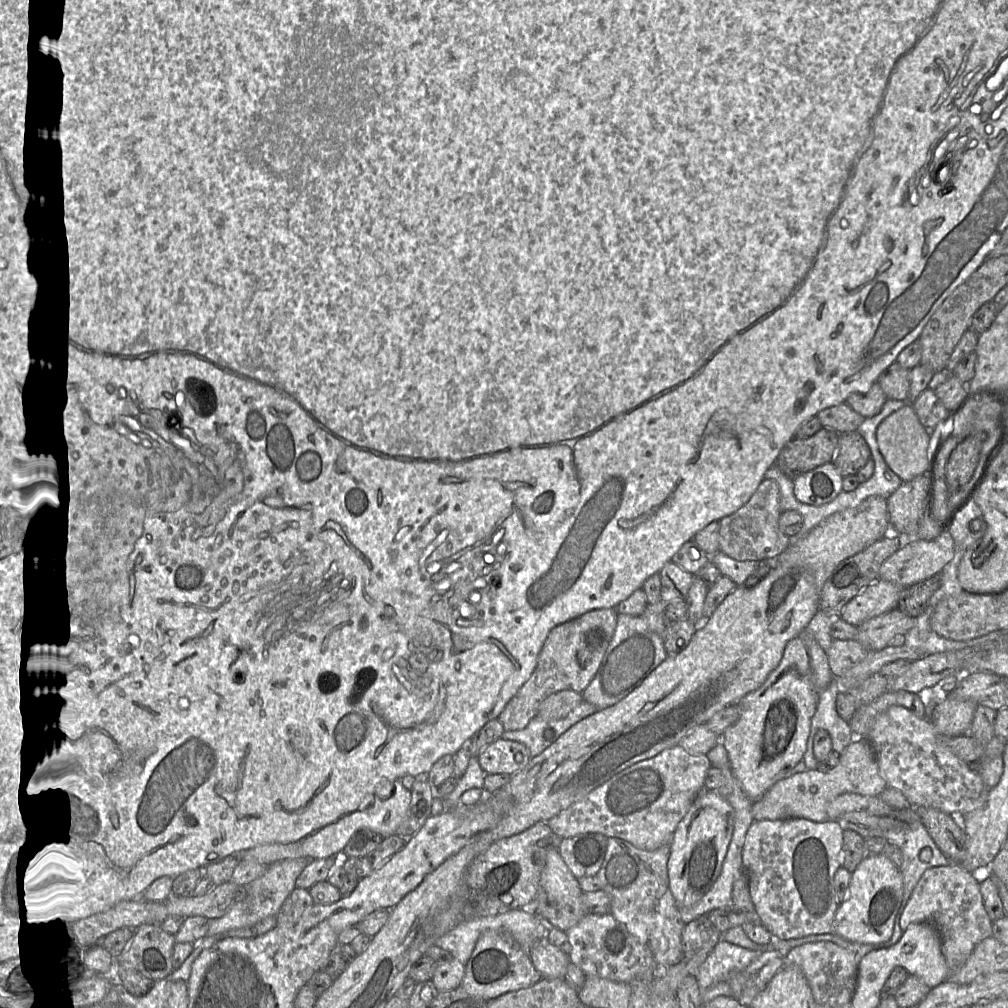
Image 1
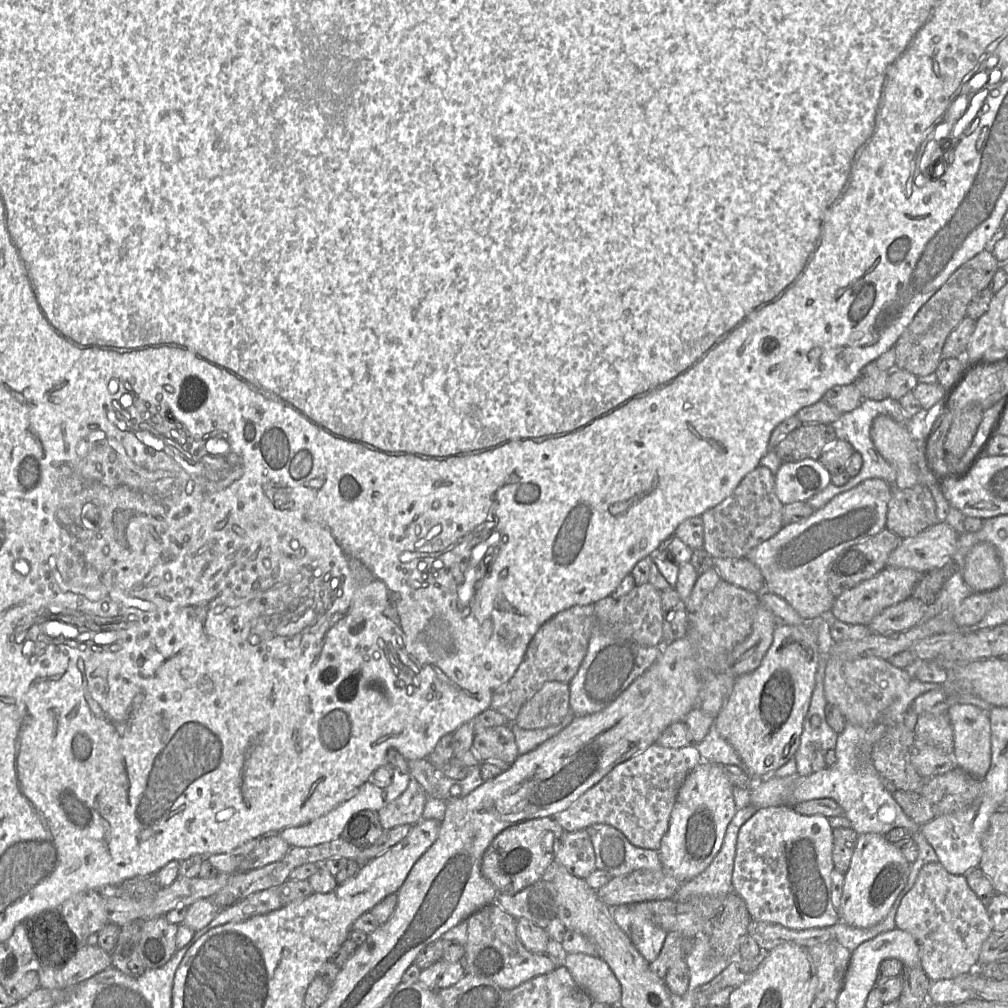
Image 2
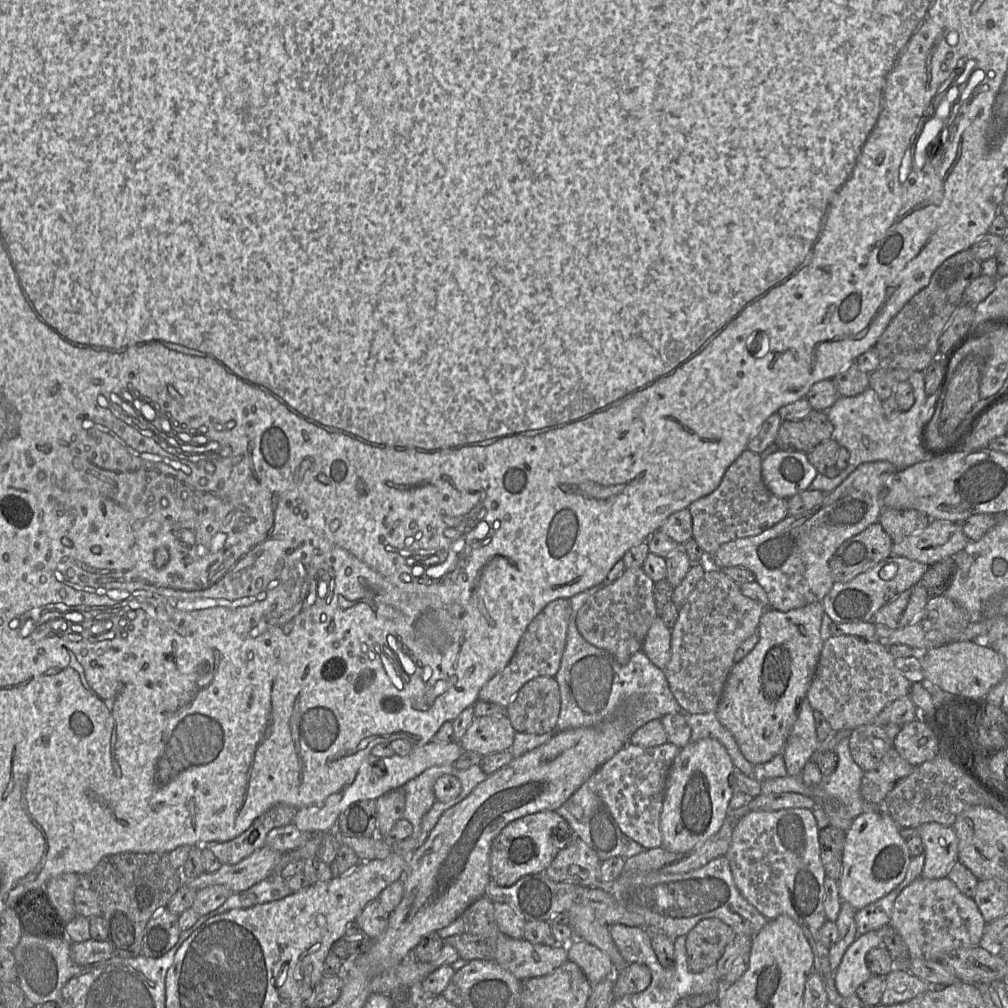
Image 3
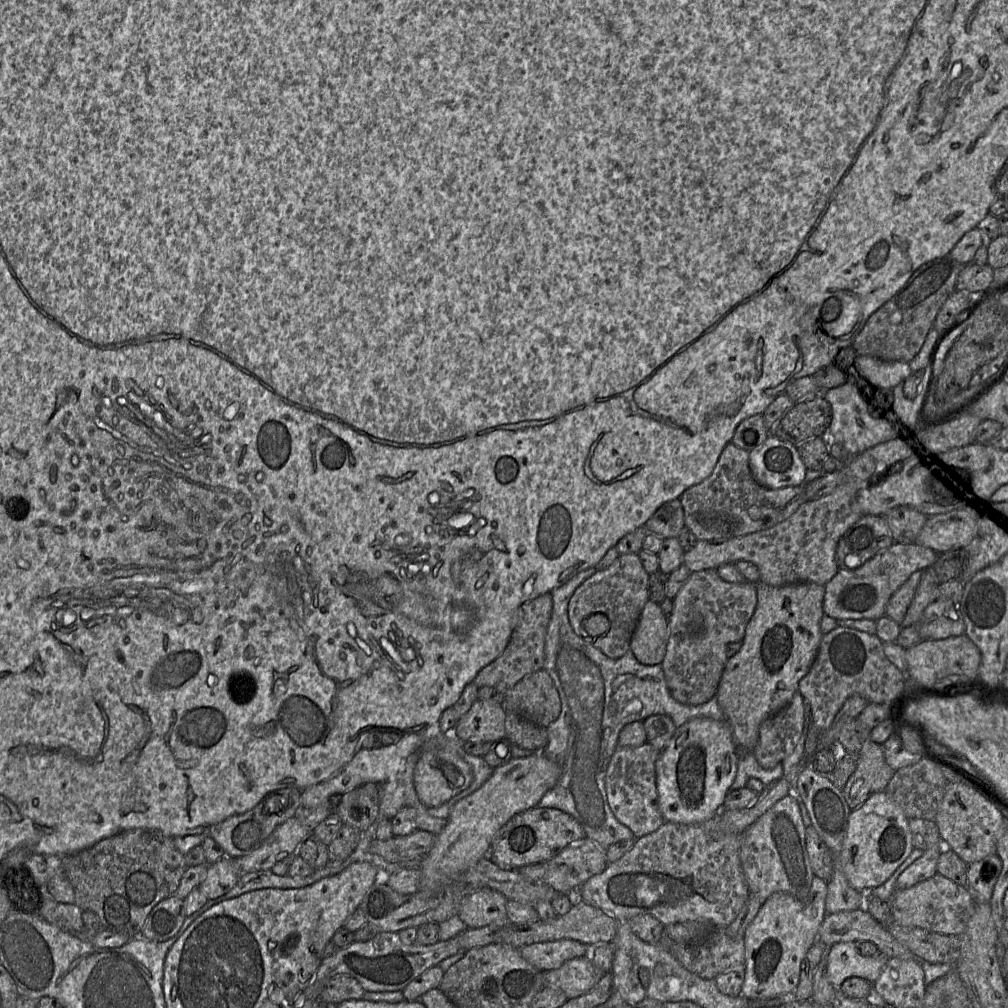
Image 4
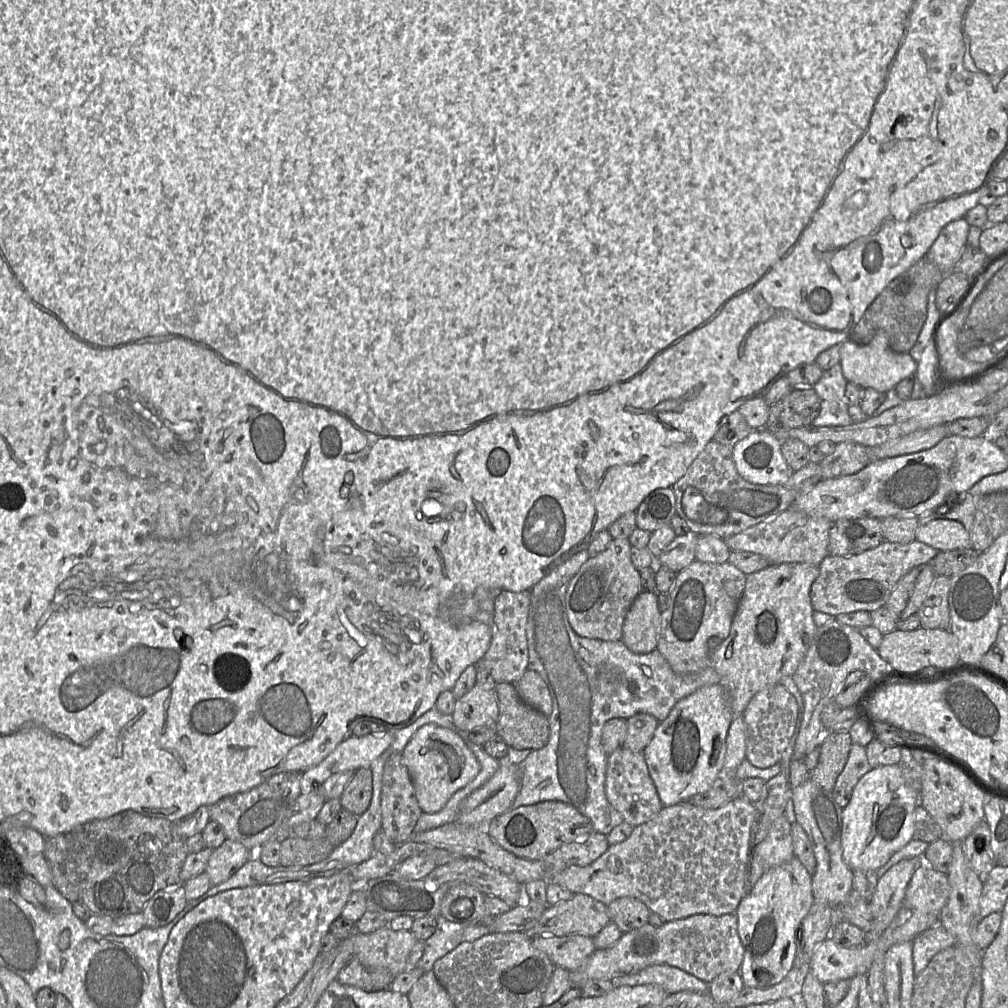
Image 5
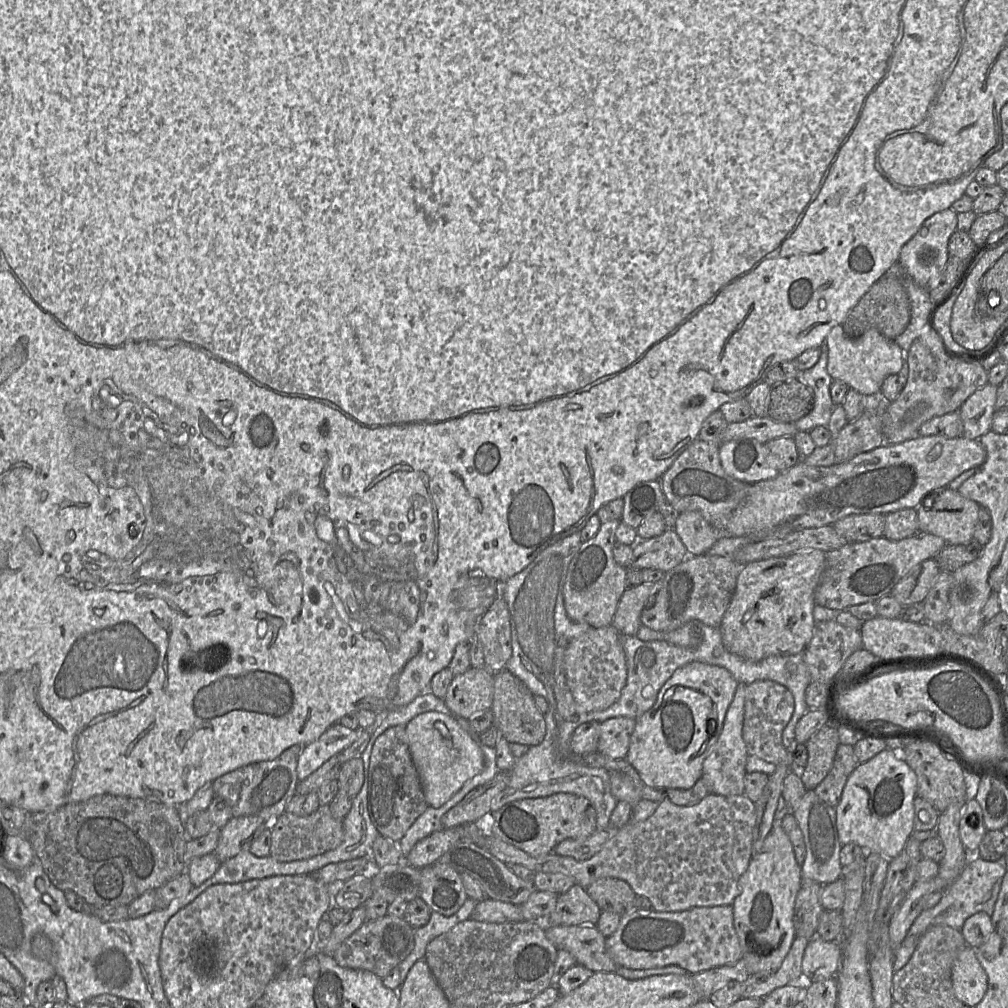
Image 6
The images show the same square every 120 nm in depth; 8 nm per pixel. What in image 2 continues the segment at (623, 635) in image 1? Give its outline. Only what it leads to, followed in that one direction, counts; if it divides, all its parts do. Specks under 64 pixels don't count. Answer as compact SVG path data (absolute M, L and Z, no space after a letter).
M613 596L605 597L593 604L595 620L587 653L576 675L568 683L570 711L576 717L590 715L608 707L639 676L650 668L662 654L660 645L653 647L641 646L631 640L623 639L601 630L615 604L616 599Z

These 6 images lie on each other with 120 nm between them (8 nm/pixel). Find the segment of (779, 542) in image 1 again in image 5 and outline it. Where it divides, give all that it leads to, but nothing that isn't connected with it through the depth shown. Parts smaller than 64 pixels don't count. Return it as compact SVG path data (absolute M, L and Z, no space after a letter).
M711 440L671 488L675 495L676 514L685 520L690 531L698 535L712 534L726 539L777 517L791 508L798 495L809 491L821 480L820 464L809 462L793 472L785 485L753 484L738 473L732 447Z

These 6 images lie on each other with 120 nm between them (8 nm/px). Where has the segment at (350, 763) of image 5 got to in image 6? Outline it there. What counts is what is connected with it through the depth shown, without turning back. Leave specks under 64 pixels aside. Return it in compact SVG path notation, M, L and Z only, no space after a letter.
M340 723L328 728L315 742L302 748L297 762L297 779L303 781L331 757L350 747L359 737L360 730L349 729Z

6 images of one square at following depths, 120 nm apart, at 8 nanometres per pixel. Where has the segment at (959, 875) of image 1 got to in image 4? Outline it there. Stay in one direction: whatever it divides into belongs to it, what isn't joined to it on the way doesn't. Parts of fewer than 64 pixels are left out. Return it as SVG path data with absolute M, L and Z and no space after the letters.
M936 873L916 885L897 891L890 901L895 922L905 927L918 927L932 932L960 936L974 913L975 902L968 888Z

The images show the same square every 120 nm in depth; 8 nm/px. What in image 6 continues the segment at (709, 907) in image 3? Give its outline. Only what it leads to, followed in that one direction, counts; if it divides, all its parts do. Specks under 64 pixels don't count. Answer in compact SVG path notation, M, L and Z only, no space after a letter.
M709 794L692 806L679 806L670 801L660 802L654 813L646 820L628 823L620 829L611 831L611 837L603 848L584 861L554 853L533 857L491 834L486 826L485 835L489 839L487 851L505 864L519 864L535 873L563 873L573 877L575 883L585 889L598 879L621 879L631 886L636 895L647 897L655 911L680 912L694 907L732 905L739 894L739 879L747 870L752 856L755 825L755 804L747 796Z

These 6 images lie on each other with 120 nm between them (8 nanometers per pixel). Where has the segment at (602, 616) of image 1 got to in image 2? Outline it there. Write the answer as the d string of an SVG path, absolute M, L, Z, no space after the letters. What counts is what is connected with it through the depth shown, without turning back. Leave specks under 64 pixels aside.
M578 605L563 610L546 621L530 641L524 659L513 677L493 693L490 708L504 715L510 724L515 721L522 706L546 682L569 683L587 653L594 620L593 605Z

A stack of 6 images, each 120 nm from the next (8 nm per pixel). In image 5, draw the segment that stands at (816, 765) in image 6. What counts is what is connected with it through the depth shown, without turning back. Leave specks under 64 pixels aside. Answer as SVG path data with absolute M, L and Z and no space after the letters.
M830 732L820 744L819 762L810 771L809 778L823 789L832 791L848 760L852 744L848 732Z

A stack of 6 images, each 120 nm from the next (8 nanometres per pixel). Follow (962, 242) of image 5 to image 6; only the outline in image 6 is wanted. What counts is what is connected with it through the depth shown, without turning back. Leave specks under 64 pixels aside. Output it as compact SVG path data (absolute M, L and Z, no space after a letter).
M952 207L948 208L927 218L919 231L901 249L899 265L909 278L928 293L939 283L939 278L949 259L948 242L957 229L957 213Z

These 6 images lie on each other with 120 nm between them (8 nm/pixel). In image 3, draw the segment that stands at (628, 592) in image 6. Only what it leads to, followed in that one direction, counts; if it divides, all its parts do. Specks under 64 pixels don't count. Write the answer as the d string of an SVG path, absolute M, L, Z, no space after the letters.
M658 616L652 623L642 649L650 661L661 669L665 669L671 658L671 630L665 626Z

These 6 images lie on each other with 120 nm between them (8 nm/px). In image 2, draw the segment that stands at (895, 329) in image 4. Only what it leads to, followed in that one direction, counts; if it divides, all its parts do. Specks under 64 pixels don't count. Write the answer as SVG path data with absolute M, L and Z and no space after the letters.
M983 250L960 266L941 288L919 309L905 331L898 338L895 350L895 369L916 376L935 373L948 335L967 316L967 306L980 291L989 288L995 272L1001 267L990 250Z

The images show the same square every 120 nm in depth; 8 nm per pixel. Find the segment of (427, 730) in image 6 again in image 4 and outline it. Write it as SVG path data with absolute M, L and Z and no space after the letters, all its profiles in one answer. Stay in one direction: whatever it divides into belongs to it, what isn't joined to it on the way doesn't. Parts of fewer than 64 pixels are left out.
M422 749L414 769L414 786L420 801L427 808L437 808L470 786L473 773L470 766L453 750Z

